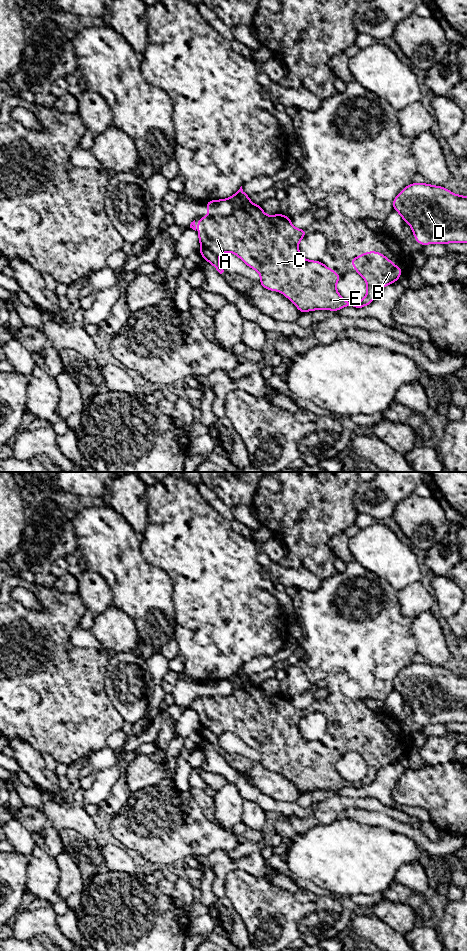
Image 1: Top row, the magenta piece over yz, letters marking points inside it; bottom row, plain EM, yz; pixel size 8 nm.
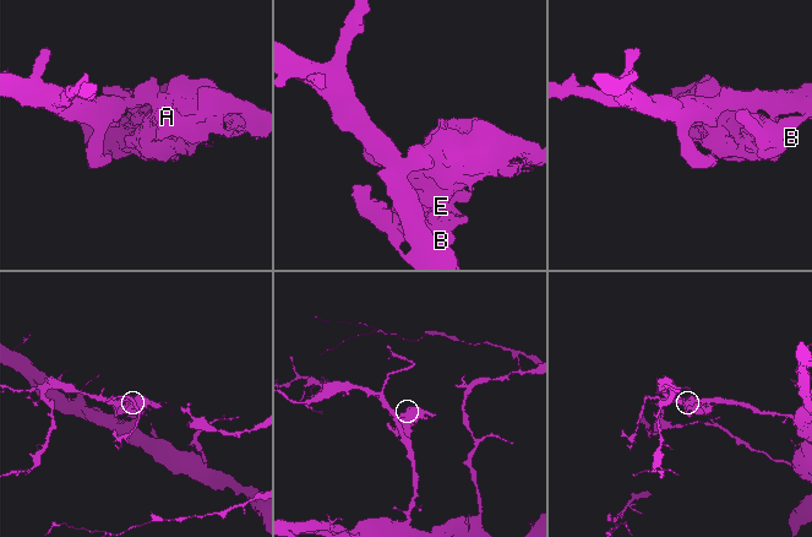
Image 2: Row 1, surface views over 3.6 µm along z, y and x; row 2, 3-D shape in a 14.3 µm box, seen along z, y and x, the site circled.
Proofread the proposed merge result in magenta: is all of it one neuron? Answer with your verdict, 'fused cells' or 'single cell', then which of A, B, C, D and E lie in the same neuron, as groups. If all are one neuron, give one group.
fused cells; A B C E / D

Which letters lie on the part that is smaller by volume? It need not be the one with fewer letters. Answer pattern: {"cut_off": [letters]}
{"cut_off": ["A", "B", "C", "E"]}

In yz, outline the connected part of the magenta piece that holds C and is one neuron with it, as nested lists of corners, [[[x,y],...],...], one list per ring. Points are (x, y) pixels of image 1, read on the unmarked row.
[[[242,666],[229,680],[233,683],[231,695],[199,697],[191,702],[190,708],[198,713],[200,734],[220,754],[224,750],[219,745],[219,736],[226,732],[236,734],[247,746],[261,755],[259,763],[262,767],[284,774],[296,785],[300,793],[318,789],[336,792],[348,786],[365,787],[373,782],[382,767],[396,762],[402,754],[400,745],[396,747],[389,738],[376,731],[359,734],[357,738],[349,739],[354,745],[354,750],[367,764],[367,775],[356,783],[350,783],[341,777],[335,767],[341,758],[339,753],[326,747],[321,741],[306,740],[301,736],[298,724],[307,714],[306,710],[294,708],[290,697],[282,693],[267,696],[263,692],[262,684],[259,686],[253,684],[249,675],[243,672]]]

